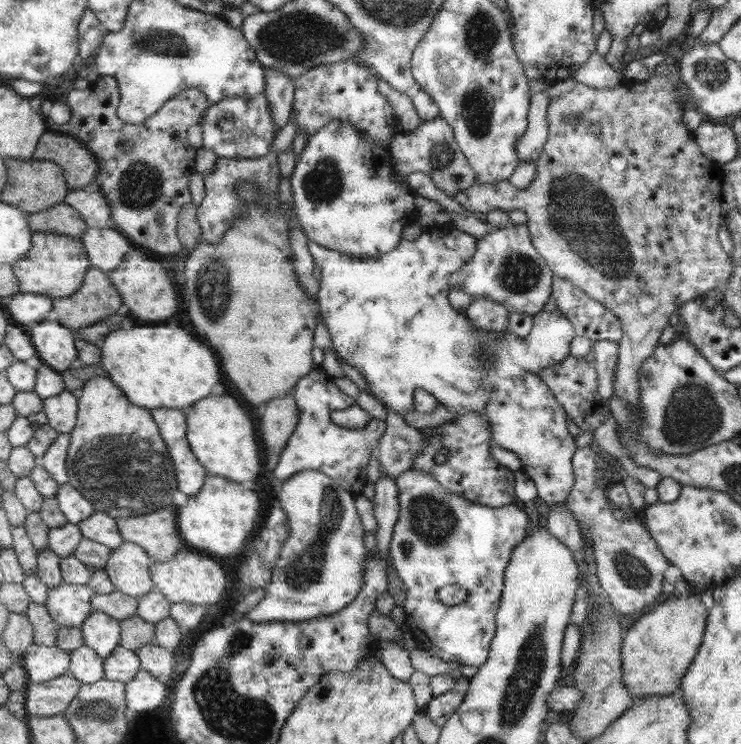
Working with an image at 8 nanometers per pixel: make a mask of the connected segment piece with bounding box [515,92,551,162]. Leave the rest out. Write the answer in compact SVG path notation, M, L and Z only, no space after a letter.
M532 93L527 114L527 131L517 140L515 149L520 161L536 162L547 139L548 93Z

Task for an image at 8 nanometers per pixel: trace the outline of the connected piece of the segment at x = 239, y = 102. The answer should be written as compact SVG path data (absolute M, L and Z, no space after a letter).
M262 92L255 98L241 94L210 104L200 124L203 132L202 147L215 152L219 157L230 159L255 159L271 151L277 124L271 119L267 98Z

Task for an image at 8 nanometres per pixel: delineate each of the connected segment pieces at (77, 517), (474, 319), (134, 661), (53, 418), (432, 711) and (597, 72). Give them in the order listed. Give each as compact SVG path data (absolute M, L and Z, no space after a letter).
M70 483L60 485L55 497L67 523L76 525L95 513L92 503Z
M476 297L466 310L468 320L475 329L485 333L508 333L509 310L490 299Z
M118 645L108 658L103 659L103 666L106 679L127 683L140 670L140 660L135 651Z
M69 391L44 399L43 412L48 418L48 425L59 433L70 434L76 426L78 398Z
M457 675L455 679L455 685L452 690L444 692L444 694L436 695L428 706L424 709L426 716L430 717L430 720L436 726L442 728L444 723L448 720L449 716L460 706L460 703L464 700L464 695L469 687L469 678Z
M594 51L584 64L578 66L573 79L592 88L615 88L624 82L624 76L615 71L597 51Z

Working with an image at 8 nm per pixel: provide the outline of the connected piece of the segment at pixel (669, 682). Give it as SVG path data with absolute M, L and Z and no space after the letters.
M698 593L688 597L668 595L658 605L652 605L651 612L644 614L624 632L622 682L633 699L650 694L670 694L679 688L702 644L707 612L708 608Z

